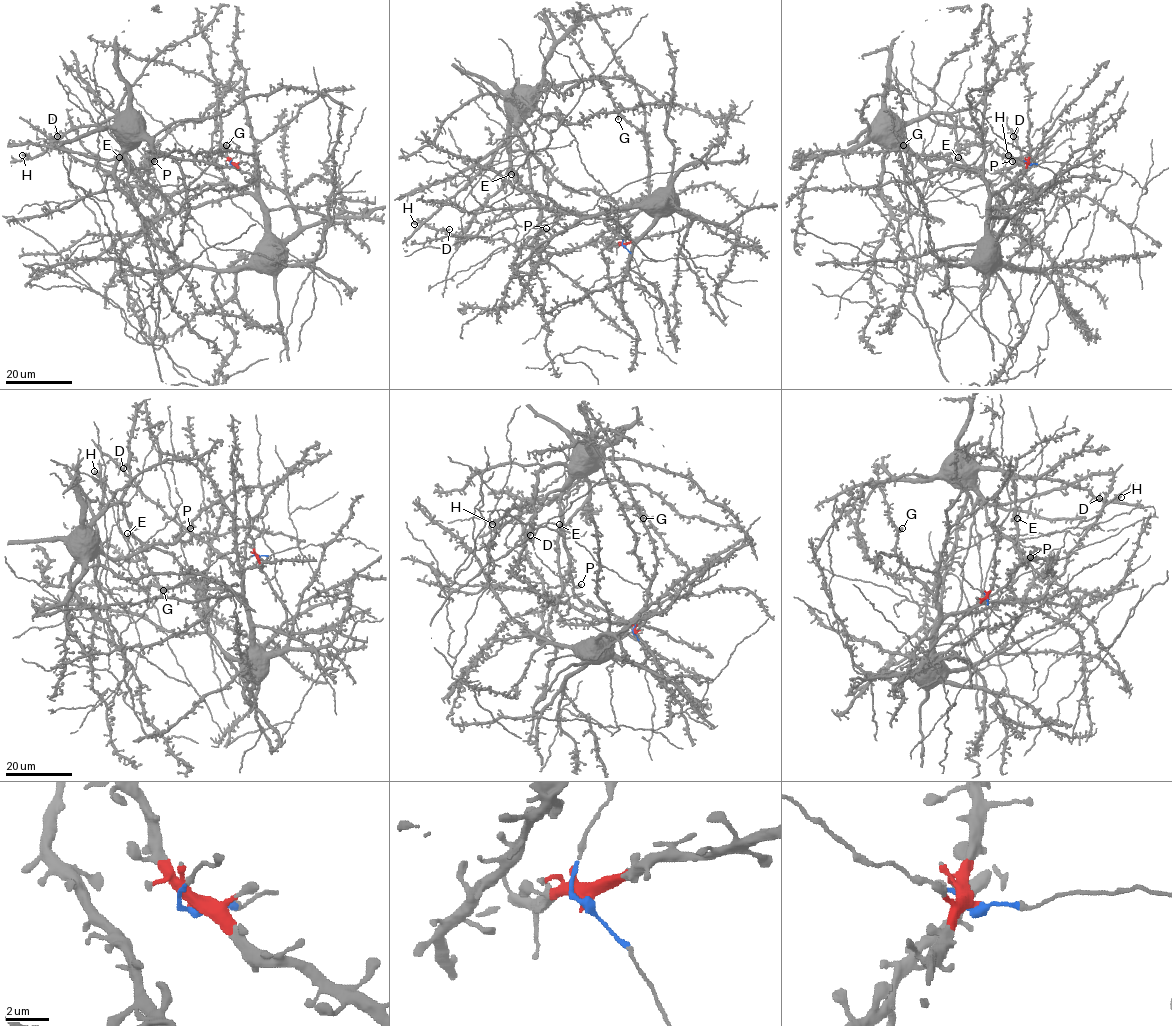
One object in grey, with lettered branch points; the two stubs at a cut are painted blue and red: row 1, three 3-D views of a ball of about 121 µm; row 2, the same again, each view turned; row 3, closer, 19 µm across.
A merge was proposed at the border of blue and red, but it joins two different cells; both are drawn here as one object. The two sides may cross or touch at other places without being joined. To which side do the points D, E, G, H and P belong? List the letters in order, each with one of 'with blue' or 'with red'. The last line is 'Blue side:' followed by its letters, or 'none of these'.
D: with red
E: with blue
G: with red
H: with blue
P: with blue
Blue side: E, H, P

